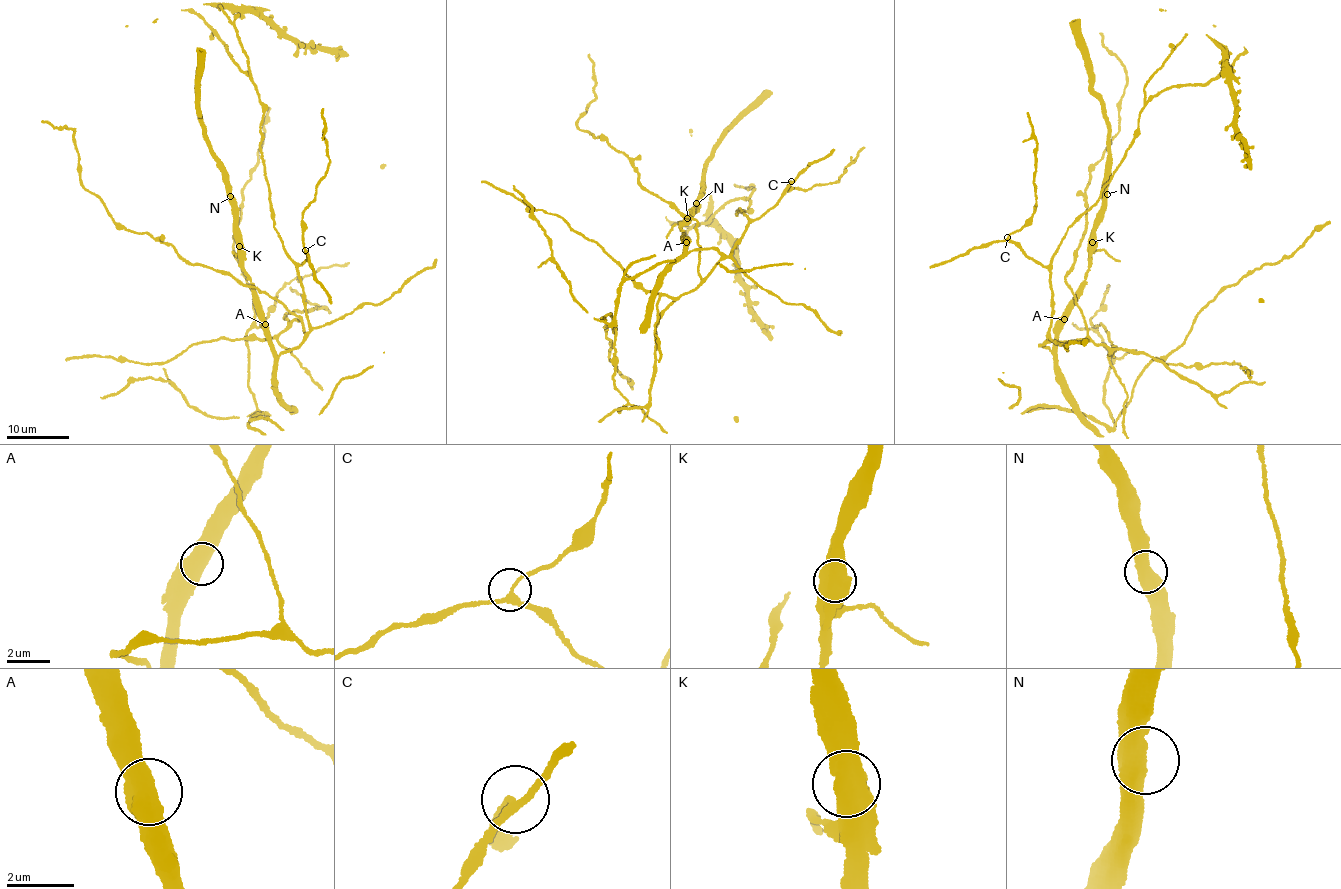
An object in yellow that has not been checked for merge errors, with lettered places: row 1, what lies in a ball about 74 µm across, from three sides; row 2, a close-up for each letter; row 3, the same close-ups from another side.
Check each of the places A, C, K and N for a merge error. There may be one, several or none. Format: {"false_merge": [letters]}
{"false_merge": ["K"]}

